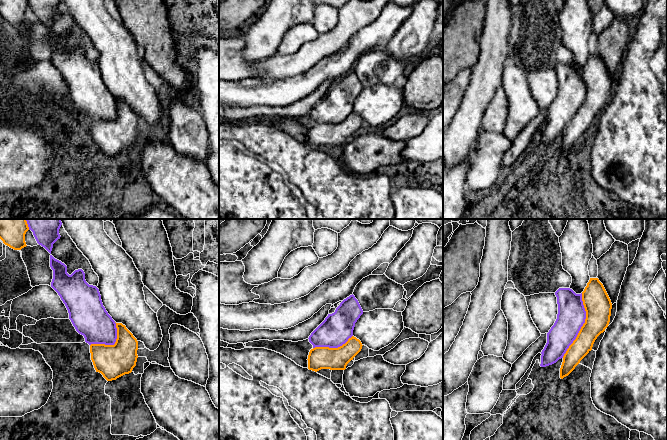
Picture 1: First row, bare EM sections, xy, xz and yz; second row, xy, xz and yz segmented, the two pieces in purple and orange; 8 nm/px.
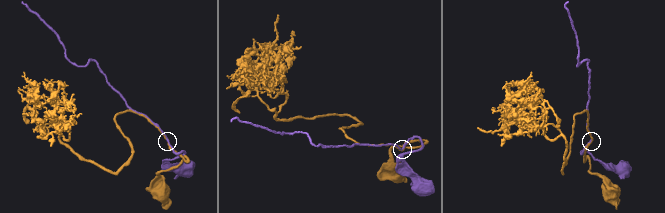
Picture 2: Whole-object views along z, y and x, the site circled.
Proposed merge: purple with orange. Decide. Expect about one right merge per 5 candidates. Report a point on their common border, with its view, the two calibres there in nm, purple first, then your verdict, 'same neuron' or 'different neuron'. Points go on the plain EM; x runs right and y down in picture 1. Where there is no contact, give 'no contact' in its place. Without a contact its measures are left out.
contact yz (582, 101); calibres 220 and 220 nm; different neuron

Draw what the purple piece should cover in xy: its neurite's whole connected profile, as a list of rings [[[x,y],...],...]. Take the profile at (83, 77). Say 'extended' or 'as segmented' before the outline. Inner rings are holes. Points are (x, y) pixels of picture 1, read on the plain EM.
as segmented | [[[50,31],[50,43],[53,46],[53,55],[51,58],[51,63],[58,69],[61,76],[65,80],[69,89],[69,95],[71,96],[76,107],[84,112],[85,118],[89,121],[114,121],[117,115],[116,99],[103,82],[99,65],[96,62],[89,61],[86,58],[85,49],[82,45],[75,46],[71,51],[69,51],[67,49],[67,42],[61,37],[55,35],[52,31]]]

